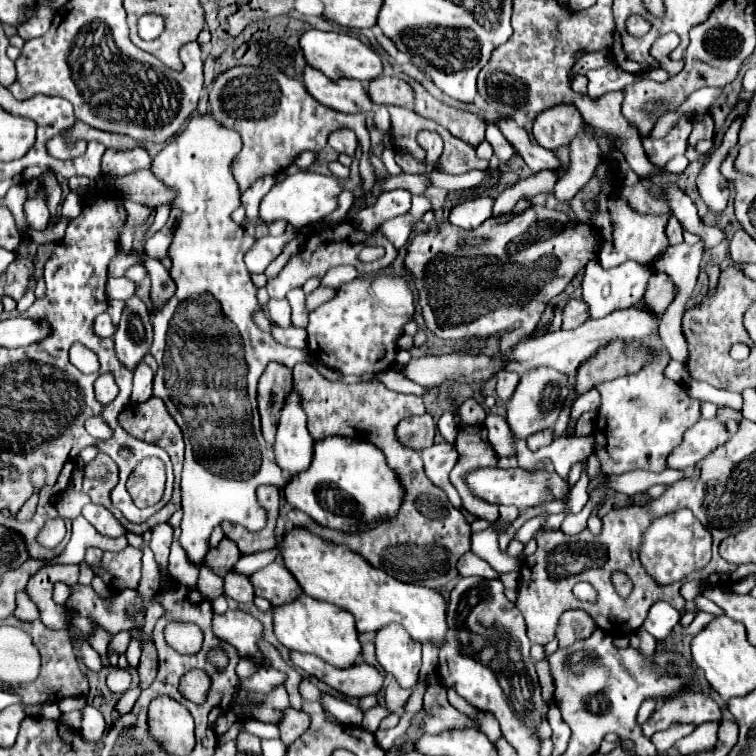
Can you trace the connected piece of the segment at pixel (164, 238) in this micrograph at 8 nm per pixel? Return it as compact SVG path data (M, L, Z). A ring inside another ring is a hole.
M172 210L170 212L170 218L166 222L166 226L154 234L154 238L150 238L144 246L144 256L148 258L156 258L156 260L162 260L166 256L166 250L172 242L172 230L174 230L174 224L178 222L180 218L180 210Z

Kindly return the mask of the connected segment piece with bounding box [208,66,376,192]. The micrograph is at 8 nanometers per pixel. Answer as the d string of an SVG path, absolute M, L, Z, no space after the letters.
M236 66L214 80L210 90L210 114L222 126L236 130L242 136L242 150L232 160L232 174L244 192L258 176L272 174L288 168L296 156L304 150L320 152L326 146L328 134L336 128L350 128L356 132L362 144L360 174L364 190L372 190L376 184L376 174L370 164L370 136L366 130L364 114L340 114L332 108L320 106L304 88L302 82L288 78L280 72L264 72L258 68Z

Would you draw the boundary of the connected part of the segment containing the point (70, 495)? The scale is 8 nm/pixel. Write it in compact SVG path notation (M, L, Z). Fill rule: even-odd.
M70 490L70 492L66 492L64 494L64 498L58 502L58 512L60 512L60 516L64 516L64 518L70 518L70 520L76 518L76 516L80 516L80 512L82 512L82 508L84 508L84 504L88 504L90 502L90 498L84 494L84 492L78 492L78 490Z

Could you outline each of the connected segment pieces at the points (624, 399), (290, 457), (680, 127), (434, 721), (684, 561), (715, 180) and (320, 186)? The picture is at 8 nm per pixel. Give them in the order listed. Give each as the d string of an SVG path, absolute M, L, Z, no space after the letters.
M658 332L650 334L646 338L646 342L660 352L658 362L644 366L636 374L628 374L628 376L622 376L622 378L616 378L616 380L610 380L610 382L604 382L598 386L598 392L602 396L602 406L596 416L594 438L596 438L596 430L602 432L602 436L604 436L604 444L598 444L598 448L596 448L596 456L600 458L600 464L602 464L602 474L624 474L630 470L662 472L666 468L666 456L680 444L684 430L694 426L696 420L700 418L700 400L688 398L680 384L670 382L662 376L664 366L668 364L668 352L660 342Z
M292 390L288 392L288 398L284 398L280 422L276 428L274 454L278 466L292 476L306 470L312 460L312 444L314 438L306 428L306 414L300 406L300 394Z
M682 116L672 130L666 134L666 138L652 138L652 136L644 136L642 138L642 146L644 152L648 156L648 160L654 166L664 166L670 158L684 154L686 152L686 140L692 132L692 118Z
M438 684L426 688L424 710L428 718L424 718L422 730L428 734L438 734L450 728L476 728L476 724L468 716L450 706L450 702L446 700L446 690Z
M678 510L652 522L652 526L642 538L640 558L656 582L672 584L684 578L686 574L704 568L710 560L710 548L712 534L708 534L708 528L704 528L702 522L690 510Z
M734 122L734 124L726 130L720 148L708 158L708 162L704 164L704 168L702 168L702 172L700 172L700 178L698 178L700 196L702 196L702 200L706 202L706 206L708 206L712 212L724 212L724 208L726 208L726 204L728 204L730 190L728 190L726 178L722 178L722 174L720 174L720 164L722 164L722 160L726 158L728 150L736 144L736 140L738 140L738 130L740 130L740 122Z
M302 172L294 176L286 176L282 182L274 184L270 192L260 202L260 218L264 222L284 220L296 228L302 228L314 220L322 220L336 208L336 198L340 194L340 186L336 178L322 176L316 172Z

